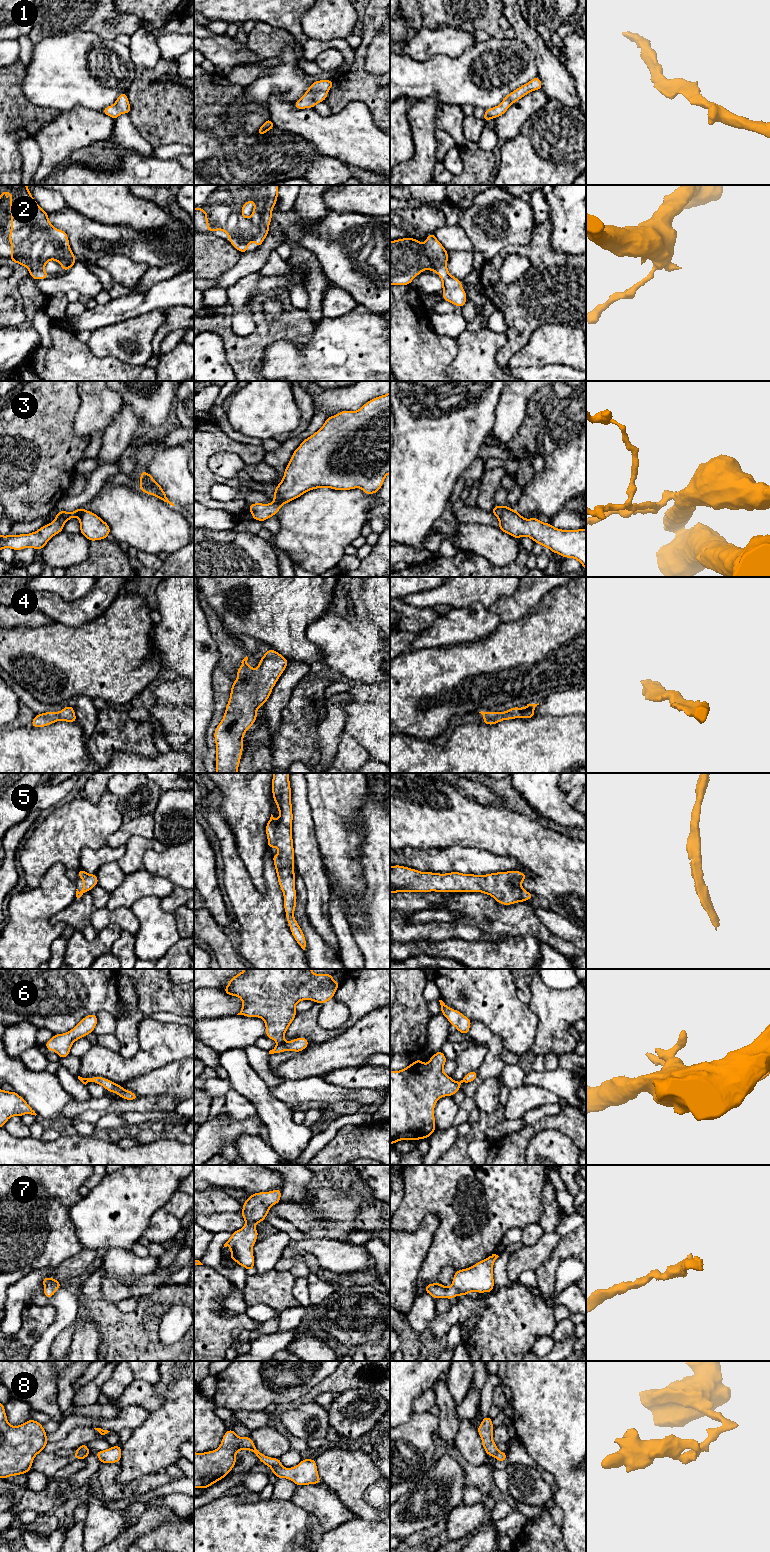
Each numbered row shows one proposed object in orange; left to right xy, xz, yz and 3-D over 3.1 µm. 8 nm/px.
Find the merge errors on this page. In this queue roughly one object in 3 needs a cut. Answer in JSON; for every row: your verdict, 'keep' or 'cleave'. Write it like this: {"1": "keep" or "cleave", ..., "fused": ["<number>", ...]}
{"1": "keep", "2": "keep", "3": "cleave", "4": "keep", "5": "keep", "6": "cleave", "7": "keep", "8": "cleave", "fused": ["3", "6", "8"]}

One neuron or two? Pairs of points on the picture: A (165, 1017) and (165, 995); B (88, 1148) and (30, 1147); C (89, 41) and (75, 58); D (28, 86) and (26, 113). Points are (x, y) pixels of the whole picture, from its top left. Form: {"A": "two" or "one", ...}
{"A": "two", "B": "one", "C": "one", "D": "two"}

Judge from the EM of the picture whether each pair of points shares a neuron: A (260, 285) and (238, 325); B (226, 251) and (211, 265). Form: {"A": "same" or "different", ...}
{"A": "same", "B": "same"}

